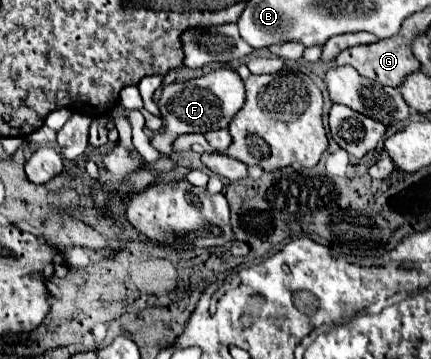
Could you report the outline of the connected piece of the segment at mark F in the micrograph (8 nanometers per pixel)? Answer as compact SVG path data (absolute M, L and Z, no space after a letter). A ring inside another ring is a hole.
M219 68L215 72L209 72L201 78L189 80L189 82L175 82L165 86L163 96L159 100L159 110L165 120L165 130L161 134L155 134L151 138L151 146L159 150L165 156L171 156L171 142L179 138L181 134L189 132L209 132L209 130L219 130L227 128L233 116L243 108L245 102L245 86L243 80L235 70L229 68Z

